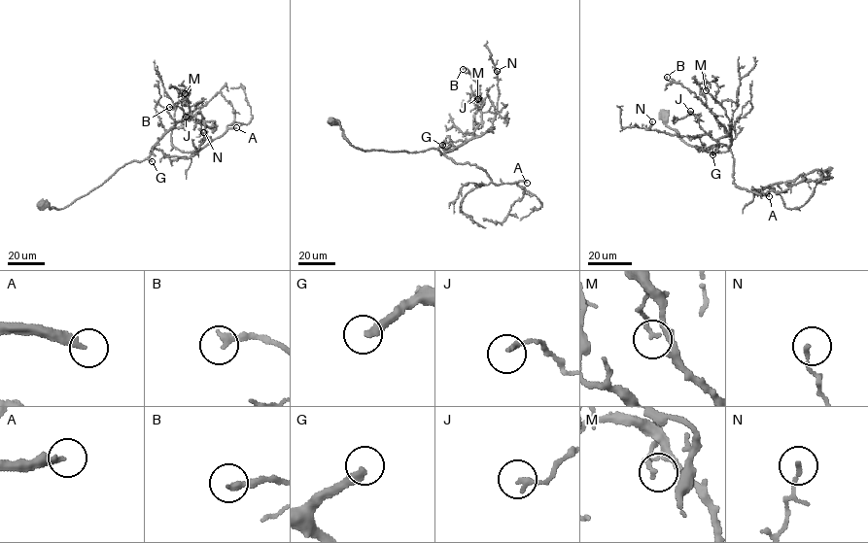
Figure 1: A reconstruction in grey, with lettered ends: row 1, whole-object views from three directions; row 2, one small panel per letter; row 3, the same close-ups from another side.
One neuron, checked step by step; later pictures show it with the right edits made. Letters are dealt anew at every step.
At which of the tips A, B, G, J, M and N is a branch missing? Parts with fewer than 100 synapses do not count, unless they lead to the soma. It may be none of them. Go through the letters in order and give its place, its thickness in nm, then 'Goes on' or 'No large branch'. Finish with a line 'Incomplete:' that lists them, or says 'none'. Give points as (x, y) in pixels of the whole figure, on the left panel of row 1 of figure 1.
A: Place: (236, 127). Thickness 240 nm. Goes on
B: Place: (169, 107). Thickness 260 nm. No large branch
G: Place: (152, 161). Thickness 280 nm. Goes on
J: Place: (186, 117). Thickness 200 nm. No large branch
M: Place: (185, 93). Thickness 160 nm. No large branch
N: Place: (203, 132). Thickness 150 nm. No large branch
Incomplete: A, G

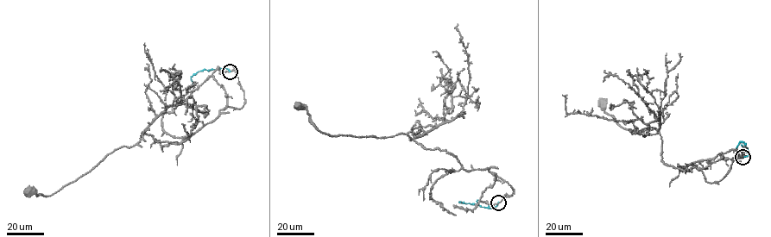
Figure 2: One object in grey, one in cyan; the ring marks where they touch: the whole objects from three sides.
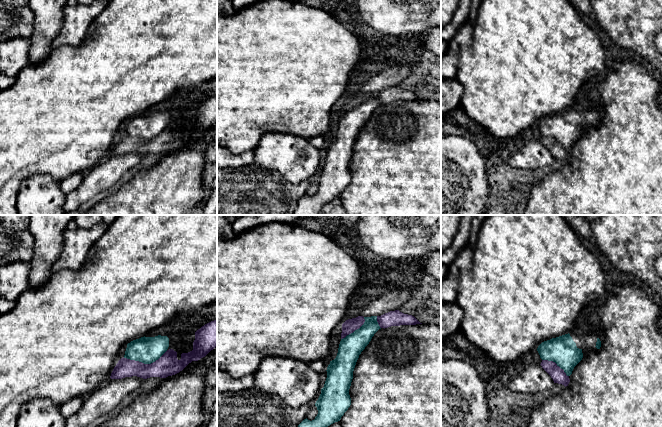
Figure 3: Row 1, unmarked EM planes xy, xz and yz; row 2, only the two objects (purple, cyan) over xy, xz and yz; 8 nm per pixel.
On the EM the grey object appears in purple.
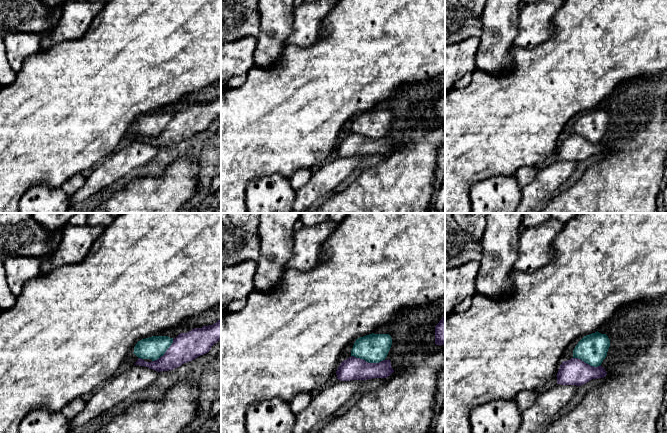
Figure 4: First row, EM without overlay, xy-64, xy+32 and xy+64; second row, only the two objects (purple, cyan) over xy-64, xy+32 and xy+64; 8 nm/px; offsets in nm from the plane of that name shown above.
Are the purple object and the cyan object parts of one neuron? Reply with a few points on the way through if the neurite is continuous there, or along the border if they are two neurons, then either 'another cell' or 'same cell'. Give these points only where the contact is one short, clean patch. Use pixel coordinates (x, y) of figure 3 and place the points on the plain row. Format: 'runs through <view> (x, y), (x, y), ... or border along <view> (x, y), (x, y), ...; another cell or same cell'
another cell

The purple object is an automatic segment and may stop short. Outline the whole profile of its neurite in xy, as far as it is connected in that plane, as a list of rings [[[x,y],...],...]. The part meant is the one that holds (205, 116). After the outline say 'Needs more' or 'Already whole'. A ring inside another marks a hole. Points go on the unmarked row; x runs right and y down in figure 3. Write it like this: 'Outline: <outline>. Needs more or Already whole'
Outline: [[[217,95],[211,97],[195,108],[193,126],[182,129],[181,135],[177,135],[177,128],[167,126],[158,136],[151,140],[121,134],[114,143],[110,154],[122,155],[137,152],[143,155],[150,153],[166,154],[182,147],[192,137],[198,137],[205,133],[217,122]]]. Already whole

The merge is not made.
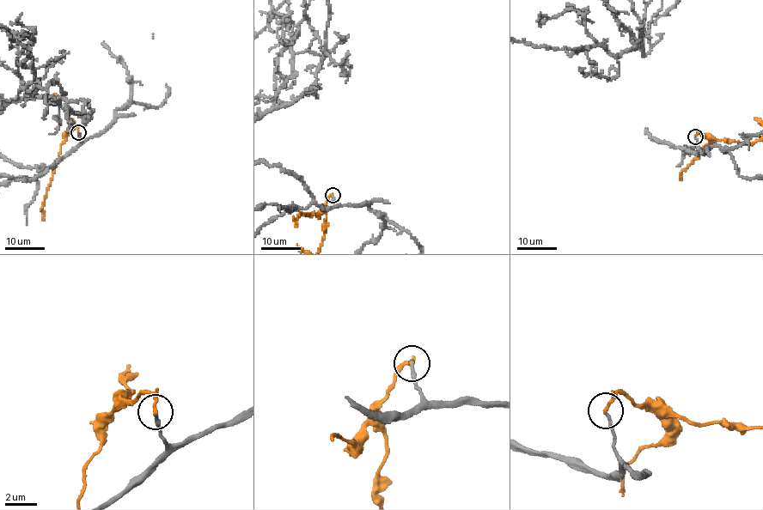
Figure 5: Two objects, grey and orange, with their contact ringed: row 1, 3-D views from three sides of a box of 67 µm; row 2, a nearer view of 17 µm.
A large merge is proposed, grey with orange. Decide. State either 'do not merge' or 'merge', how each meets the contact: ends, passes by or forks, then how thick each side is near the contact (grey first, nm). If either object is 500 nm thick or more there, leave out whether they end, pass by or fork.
merge; grey ends; orange ends; calibres 200 and 220 nm

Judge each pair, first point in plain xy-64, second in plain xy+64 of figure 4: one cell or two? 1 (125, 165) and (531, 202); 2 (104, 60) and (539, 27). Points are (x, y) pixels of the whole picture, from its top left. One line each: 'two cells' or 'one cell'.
1: one cell
2: two cells

